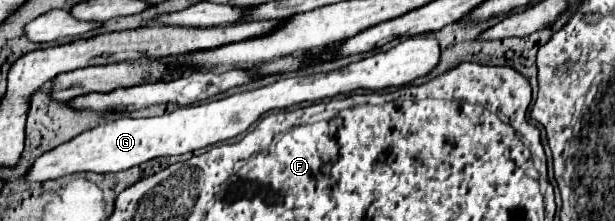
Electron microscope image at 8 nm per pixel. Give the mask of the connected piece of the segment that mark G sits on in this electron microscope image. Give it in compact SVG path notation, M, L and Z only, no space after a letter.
M412 36L402 40L398 46L384 54L368 56L360 62L348 64L340 70L328 74L310 74L310 76L286 76L278 78L274 84L256 88L242 94L232 94L222 100L210 100L194 106L182 106L170 114L158 118L118 118L104 122L92 130L82 132L74 140L42 154L36 164L26 174L26 182L44 182L76 172L122 172L142 162L160 156L174 156L194 152L224 140L230 140L248 130L264 112L276 108L288 108L300 102L316 102L334 98L338 94L348 94L358 88L364 90L382 90L390 86L406 86L416 78L432 72L440 62L440 44L430 36Z

